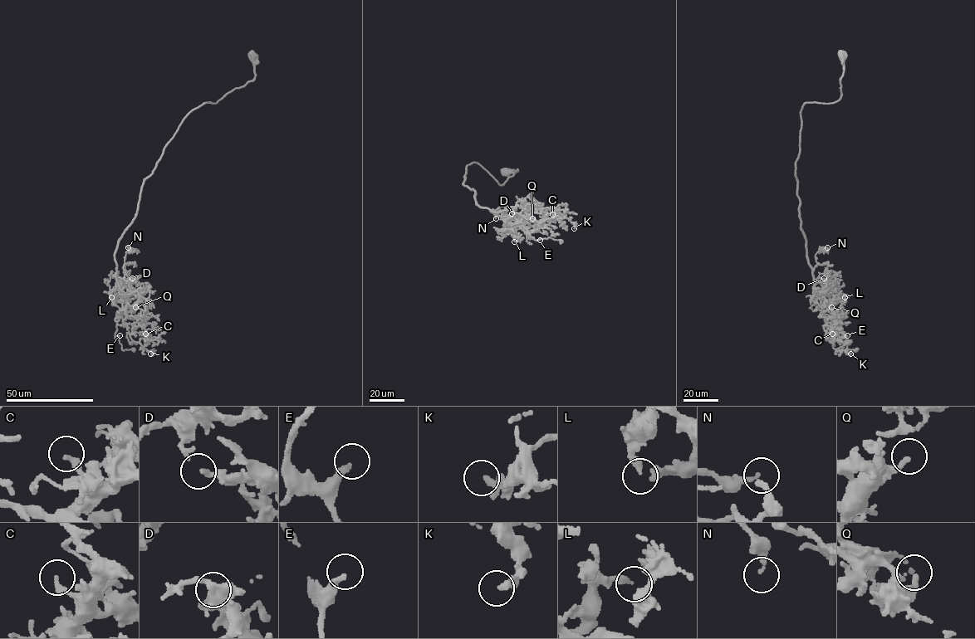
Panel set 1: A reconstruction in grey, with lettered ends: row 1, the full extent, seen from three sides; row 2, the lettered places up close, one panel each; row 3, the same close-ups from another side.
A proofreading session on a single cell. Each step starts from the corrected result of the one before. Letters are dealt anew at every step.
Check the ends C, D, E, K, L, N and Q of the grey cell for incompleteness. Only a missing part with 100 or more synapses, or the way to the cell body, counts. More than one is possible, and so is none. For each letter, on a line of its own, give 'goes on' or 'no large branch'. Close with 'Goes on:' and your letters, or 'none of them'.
C: no large branch
D: no large branch
E: goes on
K: no large branch
L: no large branch
N: no large branch
Q: no large branch
Goes on: E

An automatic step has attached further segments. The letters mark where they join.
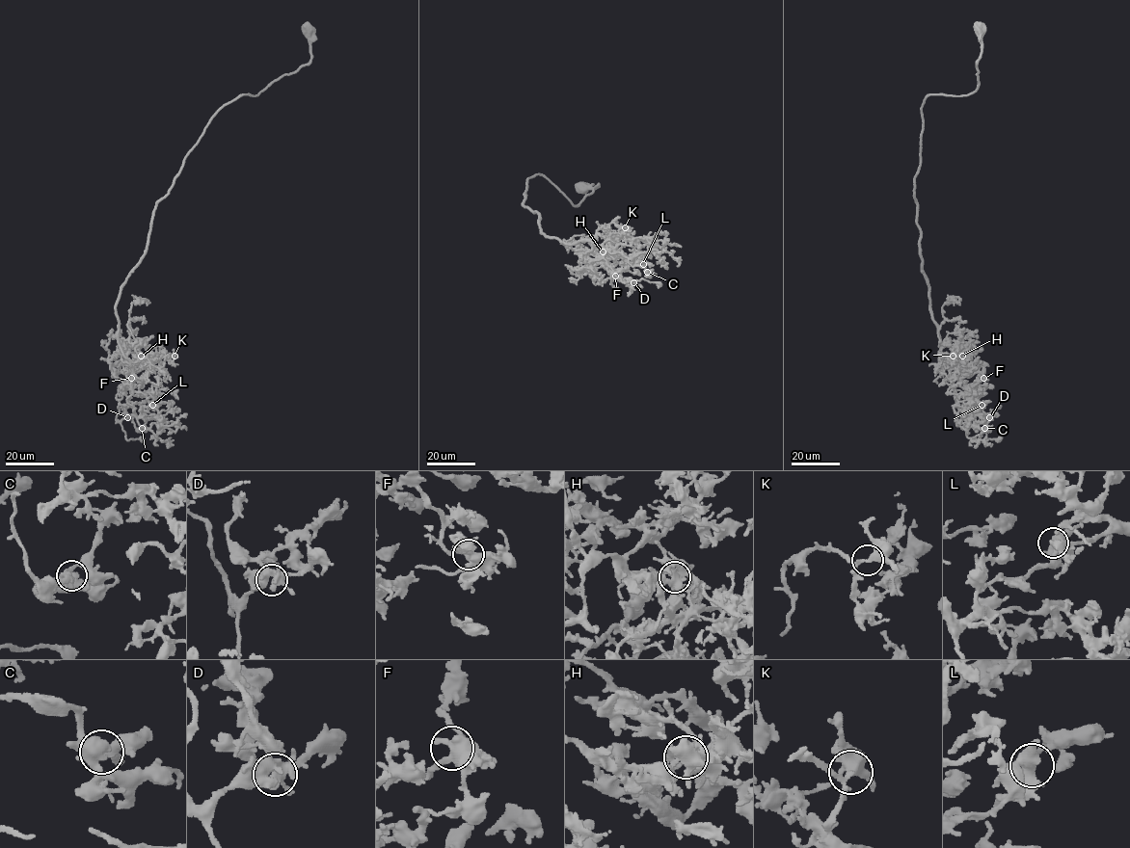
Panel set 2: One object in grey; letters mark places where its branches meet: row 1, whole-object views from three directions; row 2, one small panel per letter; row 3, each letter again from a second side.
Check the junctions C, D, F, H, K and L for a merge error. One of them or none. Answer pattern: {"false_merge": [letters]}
{"false_merge": ["H"]}

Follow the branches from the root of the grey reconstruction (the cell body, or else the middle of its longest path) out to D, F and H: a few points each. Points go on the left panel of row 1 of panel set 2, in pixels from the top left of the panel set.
D: (307, 29), (309, 62), (226, 103), (156, 204), (147, 250), (116, 304), (132, 374), (117, 418), (127, 417)
F: (307, 29), (309, 62), (226, 103), (156, 204), (147, 250), (116, 304), (132, 374), (123, 387), (131, 378)
H: (307, 29), (309, 62), (226, 103), (156, 204), (147, 250), (116, 304), (122, 354), (132, 367), (141, 356)

